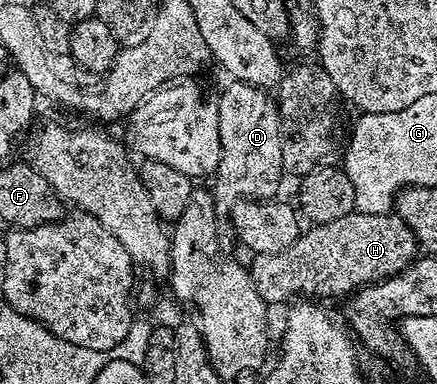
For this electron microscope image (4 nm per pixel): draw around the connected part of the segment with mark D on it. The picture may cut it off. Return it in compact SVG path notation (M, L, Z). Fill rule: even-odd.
M231 81L229 83L231 86L227 88L223 94L219 93L217 95L218 99L218 111L220 112L220 148L222 149L222 155L220 156L220 164L218 165L217 170L214 171L212 175L212 183L214 182L214 186L212 185L212 193L215 199L222 200L222 198L228 198L227 200L235 200L235 199L257 199L257 200L267 200L273 199L275 195L279 192L278 185L281 184L282 180L284 180L284 173L281 164L281 148L284 145L284 129L283 129L283 121L279 117L279 103L275 101L273 98L270 99L270 94L267 93L265 89L251 86L250 84L242 81Z

